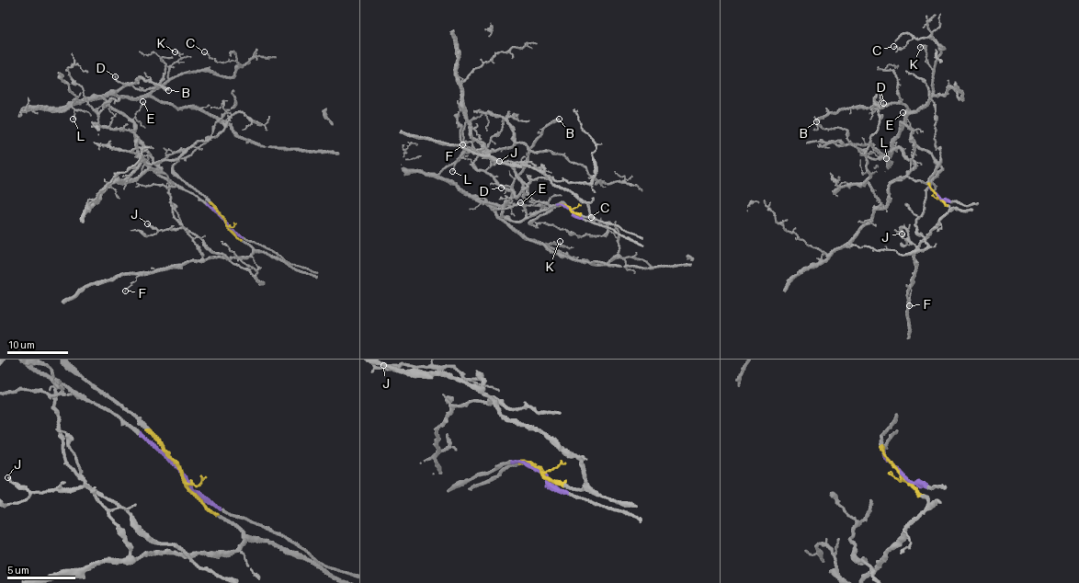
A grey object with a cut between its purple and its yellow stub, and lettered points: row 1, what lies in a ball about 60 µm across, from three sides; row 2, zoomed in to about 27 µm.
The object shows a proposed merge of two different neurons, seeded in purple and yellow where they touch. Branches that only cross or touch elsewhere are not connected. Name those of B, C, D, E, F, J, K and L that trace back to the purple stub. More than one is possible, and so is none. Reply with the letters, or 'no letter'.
B, C, D, E, K, L

